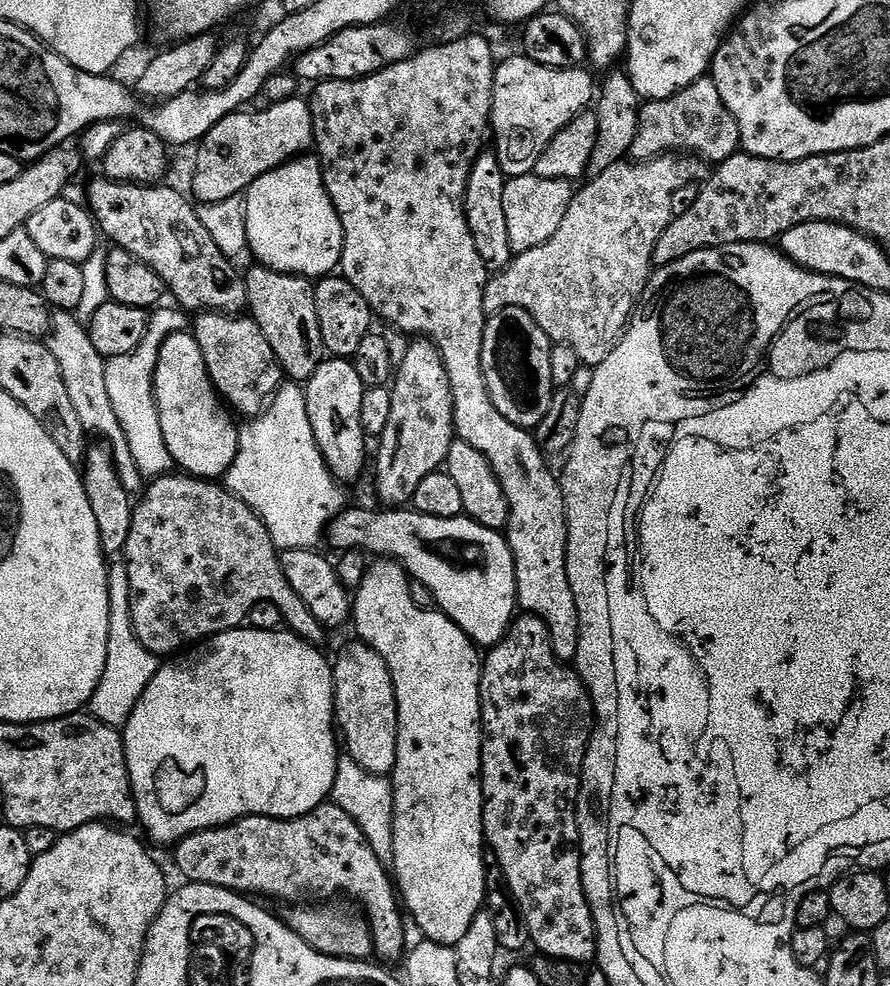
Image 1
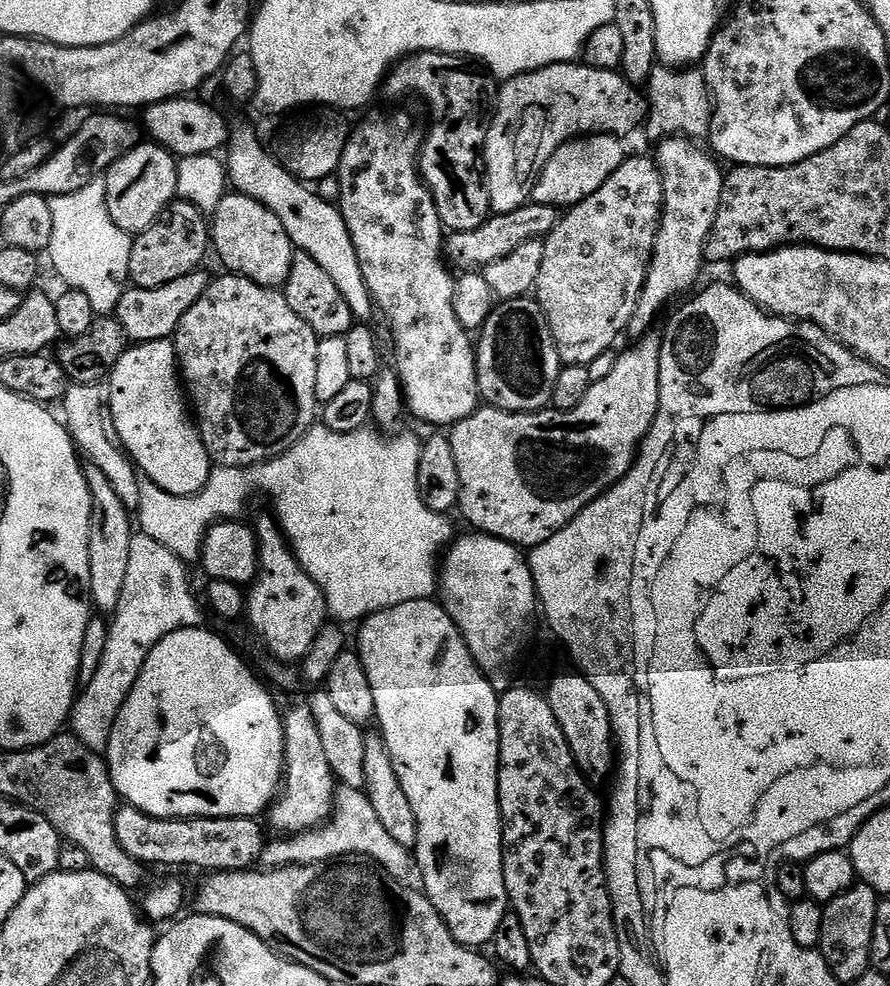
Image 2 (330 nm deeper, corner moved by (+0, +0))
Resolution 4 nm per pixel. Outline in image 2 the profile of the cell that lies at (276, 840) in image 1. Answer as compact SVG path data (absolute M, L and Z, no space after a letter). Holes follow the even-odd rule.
M131 806L116 809L118 842L130 858L145 866L165 864L172 868L205 868L205 873L243 872L257 863L266 837L255 819L246 816L213 816L191 820L167 820Z

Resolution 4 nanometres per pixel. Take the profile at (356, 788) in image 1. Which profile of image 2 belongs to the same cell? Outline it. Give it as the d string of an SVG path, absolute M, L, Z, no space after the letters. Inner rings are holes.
M341 787L337 791L336 802L326 822L308 832L276 839L280 840L265 843L258 861L261 869L288 868L291 864L327 864L345 856L366 856L373 864L379 864L383 872L390 874L390 878L408 882L414 876L413 853L398 846L397 840L382 827L367 793L358 788Z

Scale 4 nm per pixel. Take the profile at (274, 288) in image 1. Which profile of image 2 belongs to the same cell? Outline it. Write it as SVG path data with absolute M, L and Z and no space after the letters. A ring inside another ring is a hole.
M224 195L210 220L210 244L229 273L245 276L258 286L280 290L290 278L294 255L292 239L286 234L286 226L278 222L278 217L270 214L262 202L254 202L254 198Z

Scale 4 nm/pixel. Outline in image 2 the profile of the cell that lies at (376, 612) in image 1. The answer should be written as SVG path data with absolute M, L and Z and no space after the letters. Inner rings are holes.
M435 599L402 602L402 606L385 608L367 617L359 628L358 655L366 670L366 678L370 678L370 690L374 690L375 723L380 724L378 732L384 737L384 745L394 762L394 774L398 774L398 782L402 782L402 790L406 790L406 798L410 798L410 806L414 806L414 818L418 822L418 842L414 849L414 864L418 869L418 876L424 879L422 891L428 901L436 907L455 940L460 944L465 944L467 948L483 949L491 945L494 934L498 930L498 922L502 922L502 918L510 912L510 901L504 881L504 825L500 818L500 799L498 798L500 696L476 665L476 660L466 646L464 635L460 633L458 626L444 609L443 603Z

